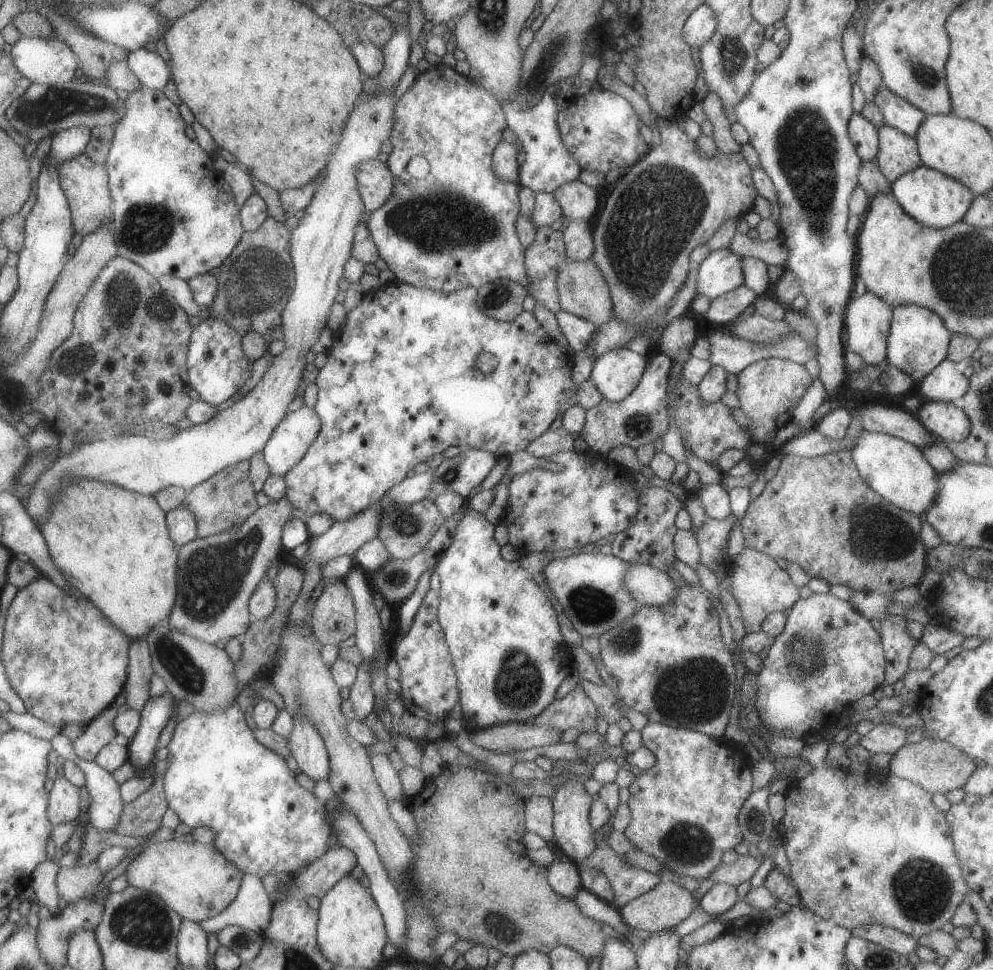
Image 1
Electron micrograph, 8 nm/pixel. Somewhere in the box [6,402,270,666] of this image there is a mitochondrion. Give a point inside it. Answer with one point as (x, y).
(211, 580)

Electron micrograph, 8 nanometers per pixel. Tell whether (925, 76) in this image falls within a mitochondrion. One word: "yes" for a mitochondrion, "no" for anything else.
yes

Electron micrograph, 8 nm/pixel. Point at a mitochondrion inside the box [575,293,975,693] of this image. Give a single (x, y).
(877, 535)

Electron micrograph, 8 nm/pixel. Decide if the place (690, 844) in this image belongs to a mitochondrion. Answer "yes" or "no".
yes

